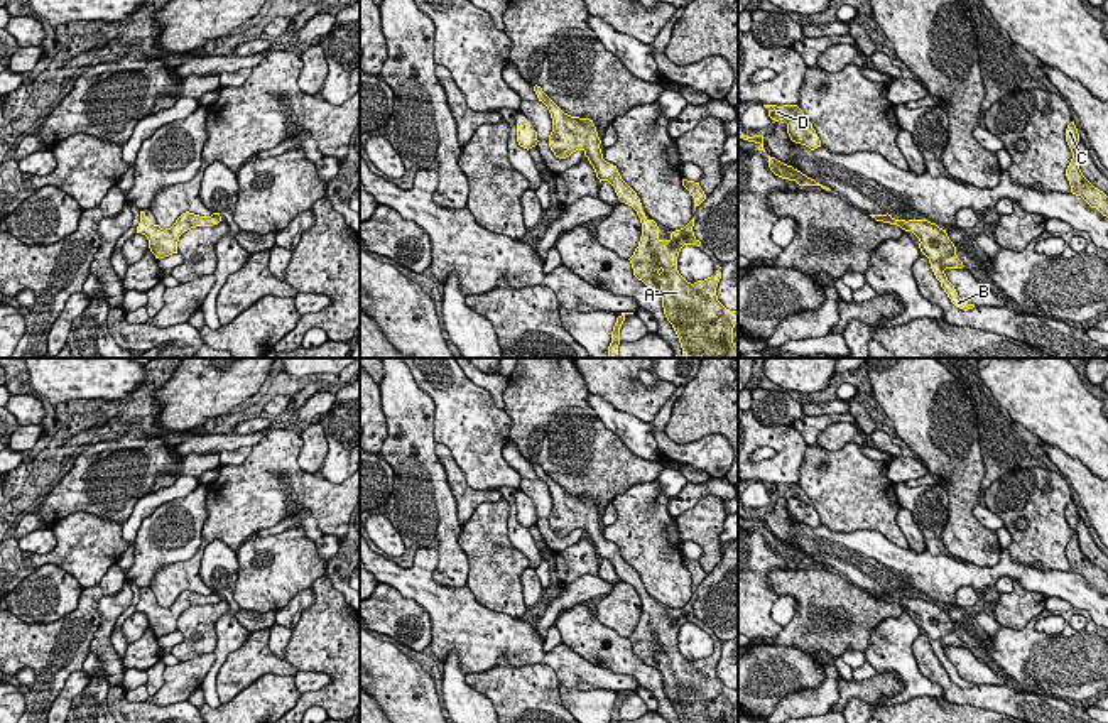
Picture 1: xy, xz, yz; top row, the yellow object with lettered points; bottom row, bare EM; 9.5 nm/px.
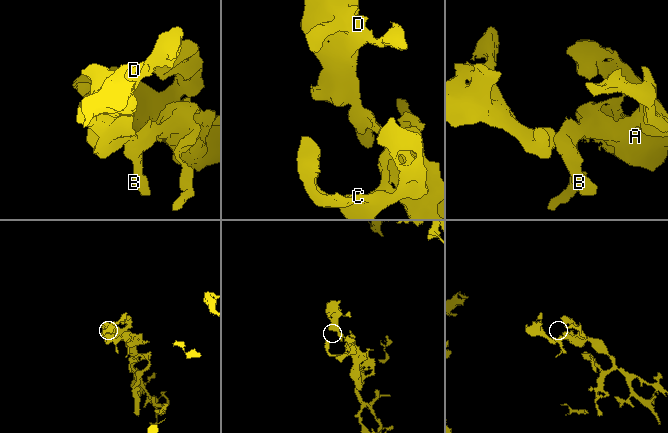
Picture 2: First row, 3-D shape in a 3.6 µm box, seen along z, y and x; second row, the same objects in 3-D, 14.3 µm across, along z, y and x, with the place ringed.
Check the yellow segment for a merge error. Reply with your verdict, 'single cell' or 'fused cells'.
single cell

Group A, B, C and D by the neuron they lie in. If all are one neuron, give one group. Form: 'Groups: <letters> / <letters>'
Groups: A B C D

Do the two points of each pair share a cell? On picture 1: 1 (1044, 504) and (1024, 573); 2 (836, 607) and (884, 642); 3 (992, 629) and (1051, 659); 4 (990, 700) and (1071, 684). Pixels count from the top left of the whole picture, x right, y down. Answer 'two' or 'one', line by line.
1: two
2: two
3: one
4: two

